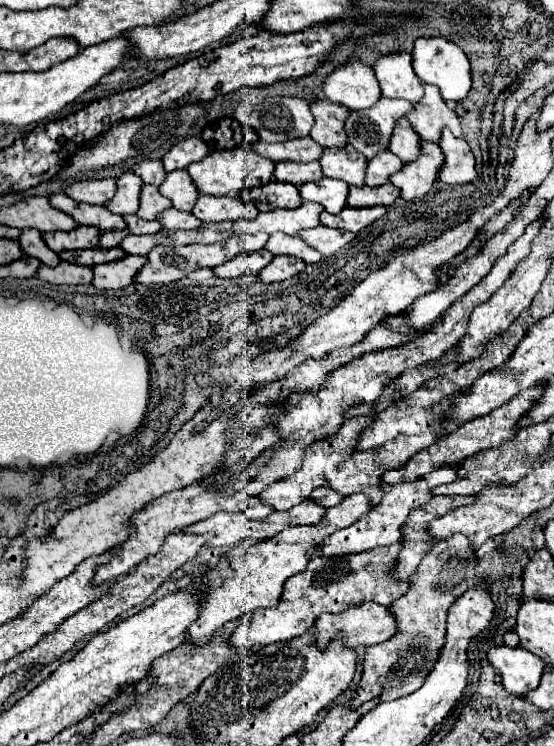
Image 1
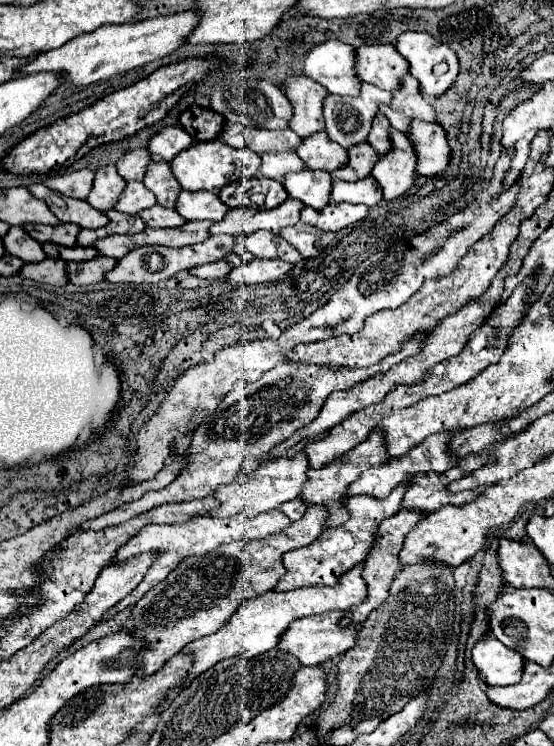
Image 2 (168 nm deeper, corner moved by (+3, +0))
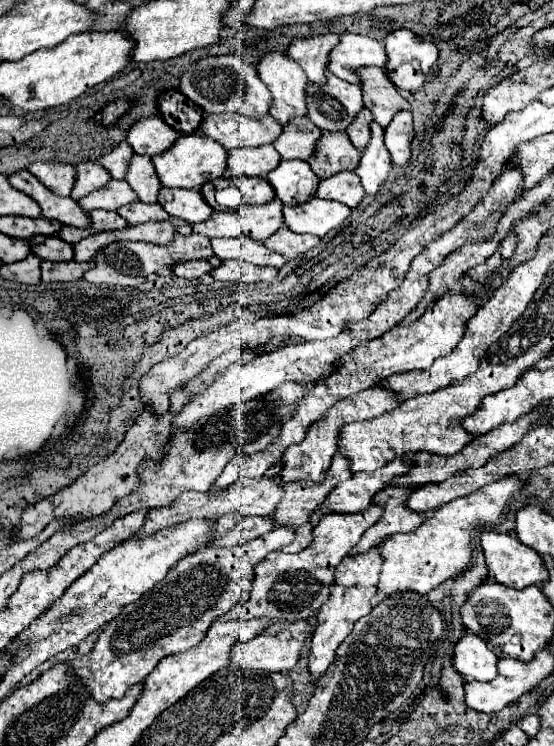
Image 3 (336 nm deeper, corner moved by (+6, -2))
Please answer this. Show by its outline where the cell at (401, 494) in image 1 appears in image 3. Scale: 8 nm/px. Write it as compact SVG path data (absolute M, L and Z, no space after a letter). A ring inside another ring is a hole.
M371 506L365 512L355 514L339 514L331 512L319 520L315 526L315 540L309 548L289 554L289 552L271 552L259 568L255 568L253 590L247 602L231 608L221 620L251 620L251 618L267 618L267 620L299 620L307 616L315 616L323 602L329 598L329 588L335 582L337 564L351 552L351 548L359 542L361 534L383 516L383 506Z

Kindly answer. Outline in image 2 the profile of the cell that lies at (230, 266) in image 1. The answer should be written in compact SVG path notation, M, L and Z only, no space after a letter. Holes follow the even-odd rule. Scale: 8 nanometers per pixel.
M218 260L218 262L210 262L206 266L196 266L194 270L190 270L190 274L198 276L198 278L226 278L230 268L232 266L226 260Z

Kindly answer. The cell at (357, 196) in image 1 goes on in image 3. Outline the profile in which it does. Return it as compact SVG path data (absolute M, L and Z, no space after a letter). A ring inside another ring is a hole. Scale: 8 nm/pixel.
M339 172L339 174L319 182L317 196L343 202L349 208L357 208L365 196L365 190L363 190L361 180L355 172Z

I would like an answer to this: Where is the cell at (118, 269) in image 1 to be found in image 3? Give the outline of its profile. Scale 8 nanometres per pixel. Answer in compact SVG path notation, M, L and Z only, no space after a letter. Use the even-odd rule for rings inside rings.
M43 262L43 282L71 282L81 280L87 270L95 268L95 262Z

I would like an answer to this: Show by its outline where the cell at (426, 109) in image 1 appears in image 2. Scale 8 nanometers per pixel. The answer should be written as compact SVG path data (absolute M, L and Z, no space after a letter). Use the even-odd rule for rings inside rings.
M414 76L402 78L402 90L396 90L392 94L392 102L386 106L380 106L380 112L388 118L390 126L408 132L410 130L410 120L426 120L426 122L436 122L434 108L428 100L418 90L418 80Z

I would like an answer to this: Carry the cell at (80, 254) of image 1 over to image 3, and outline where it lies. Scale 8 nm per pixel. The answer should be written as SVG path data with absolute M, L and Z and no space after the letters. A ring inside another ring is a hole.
M33 236L29 244L31 244L31 252L43 260L73 260L73 246L69 246L57 236L51 238Z

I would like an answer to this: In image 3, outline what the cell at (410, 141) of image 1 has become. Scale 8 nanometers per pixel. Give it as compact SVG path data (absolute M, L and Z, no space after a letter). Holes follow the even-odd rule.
M363 108L363 112L359 112L359 116L355 118L355 124L351 124L351 128L347 128L349 140L353 142L353 146L357 150L365 150L367 148L367 144L371 140L371 122L373 122L371 110Z

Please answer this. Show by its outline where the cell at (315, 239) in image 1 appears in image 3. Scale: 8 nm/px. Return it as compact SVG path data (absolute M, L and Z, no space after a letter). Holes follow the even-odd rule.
M287 226L279 228L273 236L269 236L267 240L263 240L263 244L287 258L297 258L301 254L305 254L307 250L311 250L313 246L319 244L321 238L311 236L311 234L295 234L291 232Z

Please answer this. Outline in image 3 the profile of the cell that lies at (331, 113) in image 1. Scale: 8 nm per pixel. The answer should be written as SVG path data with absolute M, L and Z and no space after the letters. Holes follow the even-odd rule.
M271 52L257 64L259 78L273 94L271 116L279 124L289 124L297 116L307 116L307 76L287 54Z

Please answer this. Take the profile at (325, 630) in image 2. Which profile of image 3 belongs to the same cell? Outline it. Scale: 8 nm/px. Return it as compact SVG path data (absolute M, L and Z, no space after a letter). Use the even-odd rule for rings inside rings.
M297 620L297 622L273 622L261 636L235 644L231 652L231 664L239 668L251 668L251 670L269 670L269 672L289 672L297 666L301 658L301 650L307 642L307 636L311 636L311 624L309 620Z

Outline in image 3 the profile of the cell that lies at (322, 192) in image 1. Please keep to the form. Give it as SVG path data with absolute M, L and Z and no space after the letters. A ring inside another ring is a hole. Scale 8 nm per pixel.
M281 160L275 172L267 174L267 182L275 188L277 198L287 206L299 206L315 198L319 178L303 160Z

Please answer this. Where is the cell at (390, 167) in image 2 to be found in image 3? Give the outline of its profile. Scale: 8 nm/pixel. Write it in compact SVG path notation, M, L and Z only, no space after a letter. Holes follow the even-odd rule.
M373 122L371 124L371 144L361 152L359 168L355 168L367 194L377 194L377 190L387 180L391 166L393 166L391 156L385 148L383 136L385 136L385 130L377 122Z

